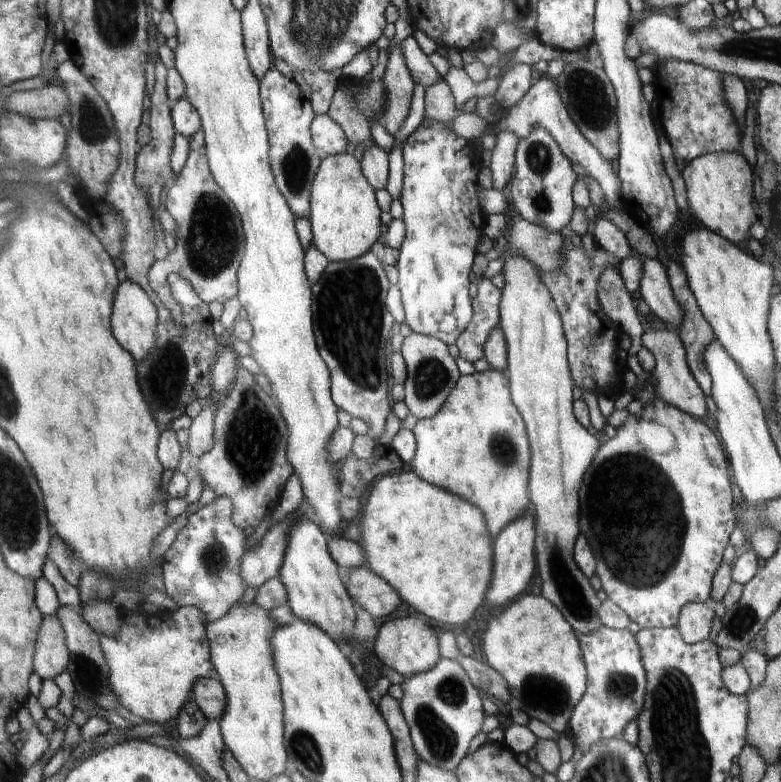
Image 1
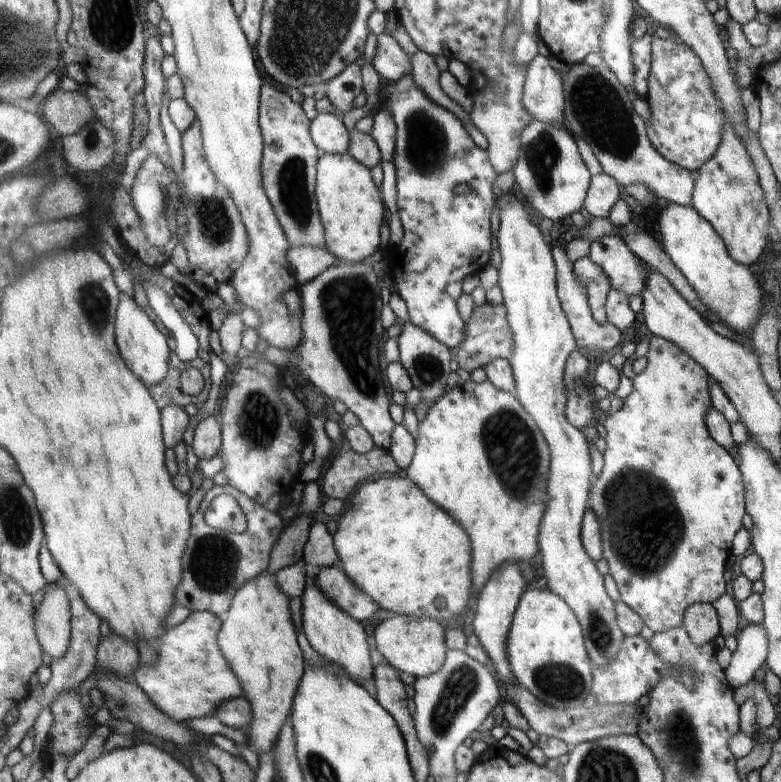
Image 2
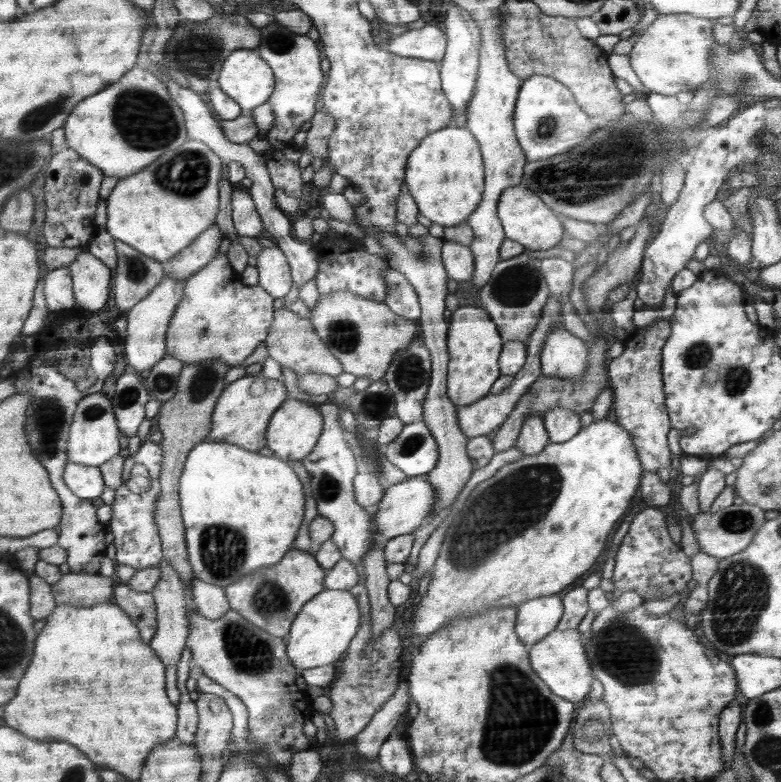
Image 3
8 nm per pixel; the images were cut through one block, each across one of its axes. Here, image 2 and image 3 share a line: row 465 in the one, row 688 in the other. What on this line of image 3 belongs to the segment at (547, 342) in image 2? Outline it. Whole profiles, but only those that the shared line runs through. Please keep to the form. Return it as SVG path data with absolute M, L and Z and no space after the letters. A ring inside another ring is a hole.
M576 628L564 631L555 630L531 647L532 668L544 684L547 684L556 696L563 697L564 700L577 704L584 701L586 694L590 692L590 684L594 682L595 676L592 676L591 661L588 660L587 650L584 650L582 634Z

